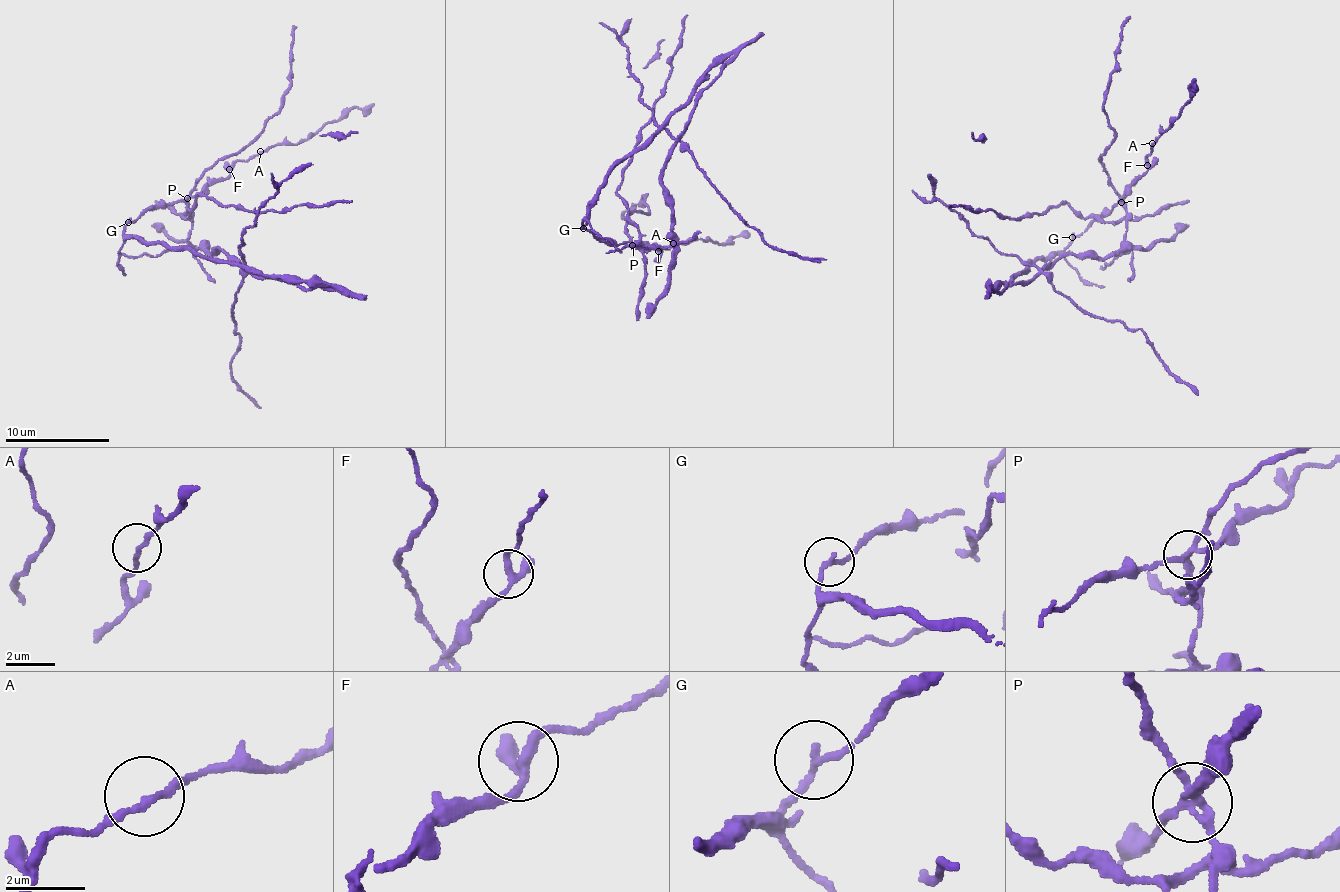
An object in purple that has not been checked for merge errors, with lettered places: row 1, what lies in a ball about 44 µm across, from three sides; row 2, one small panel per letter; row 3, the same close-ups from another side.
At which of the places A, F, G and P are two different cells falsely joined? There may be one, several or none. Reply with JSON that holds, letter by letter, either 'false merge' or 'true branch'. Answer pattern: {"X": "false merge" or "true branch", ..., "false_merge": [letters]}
{"A": "true branch", "F": "true branch", "G": "false merge", "P": "false merge", "false_merge": ["G", "P"]}

